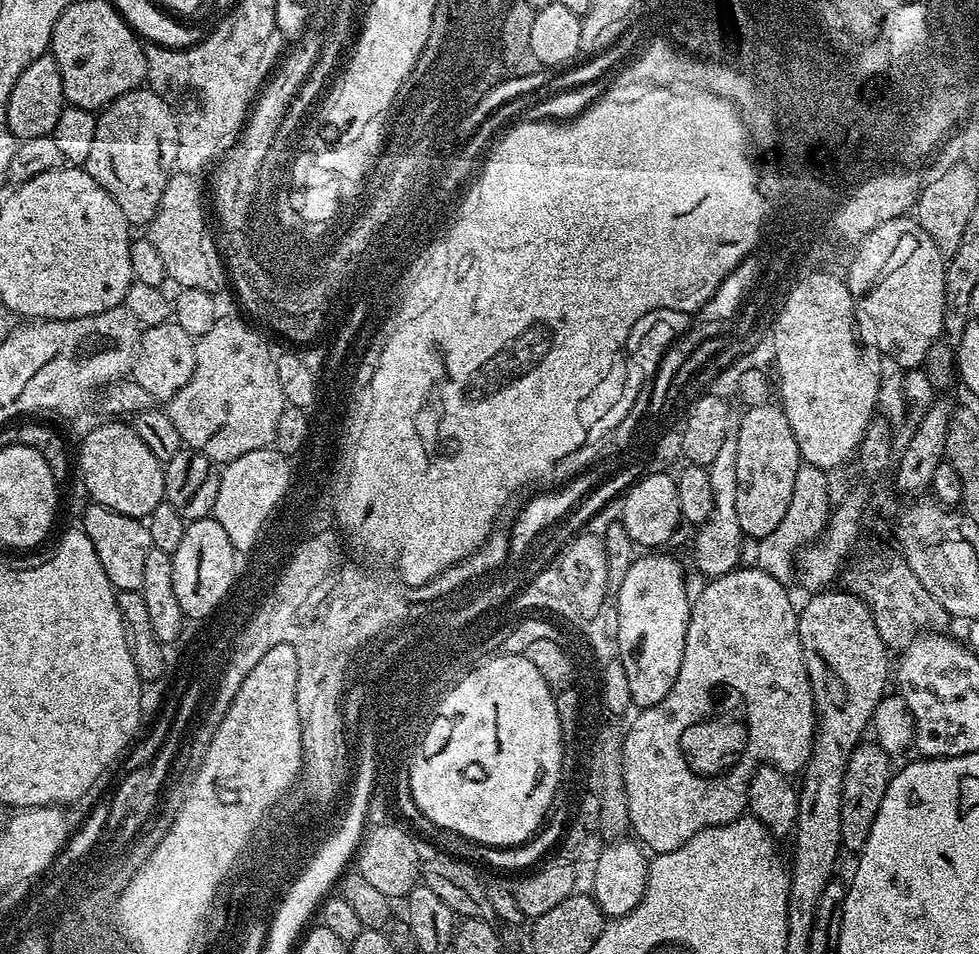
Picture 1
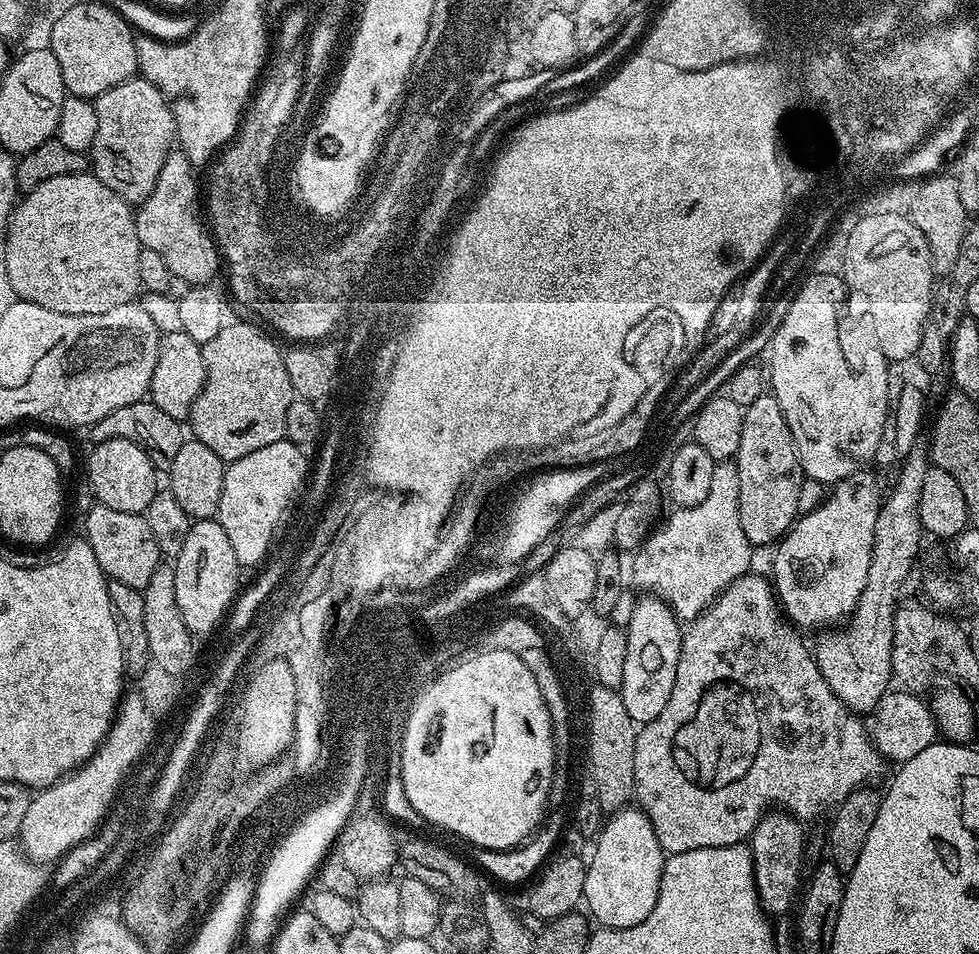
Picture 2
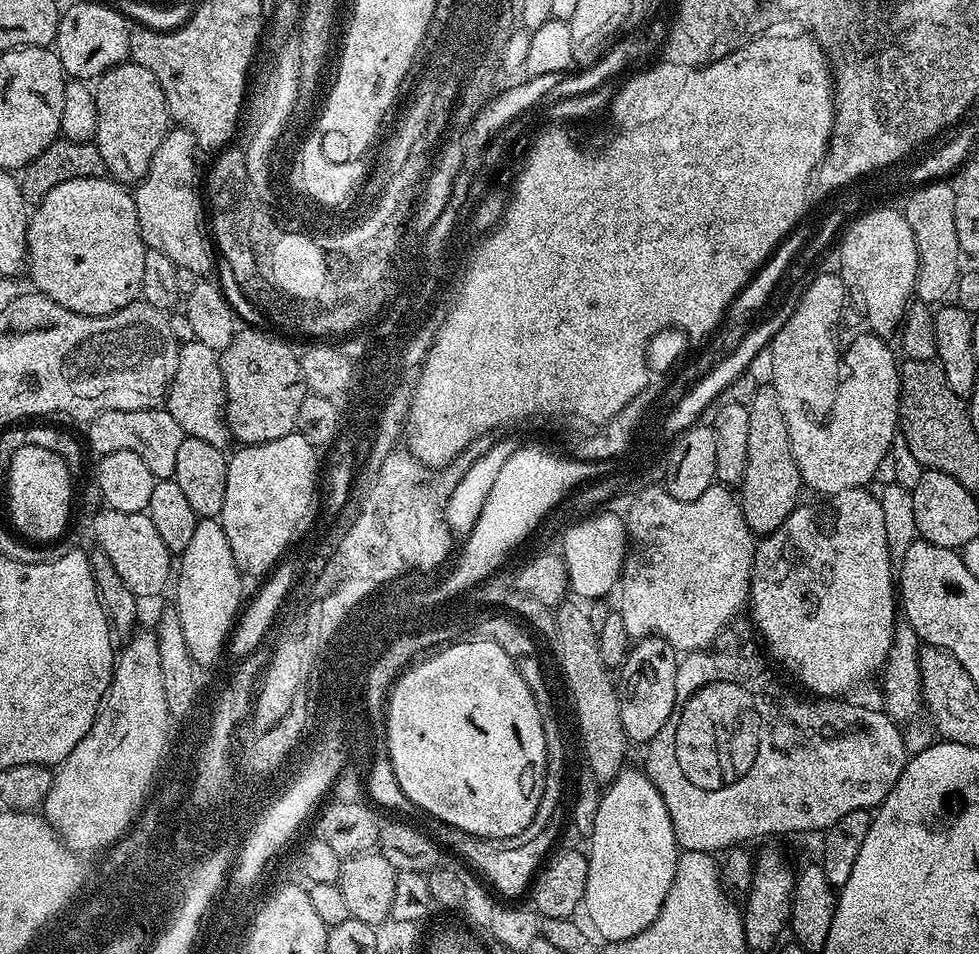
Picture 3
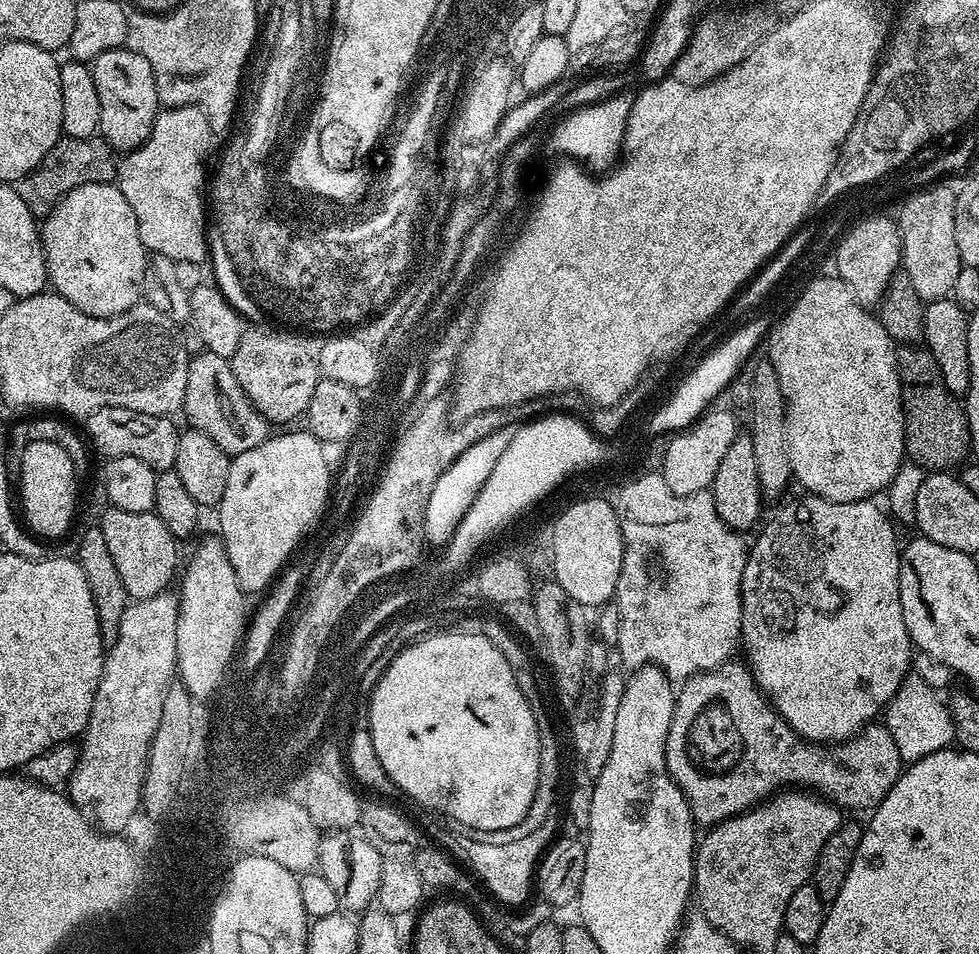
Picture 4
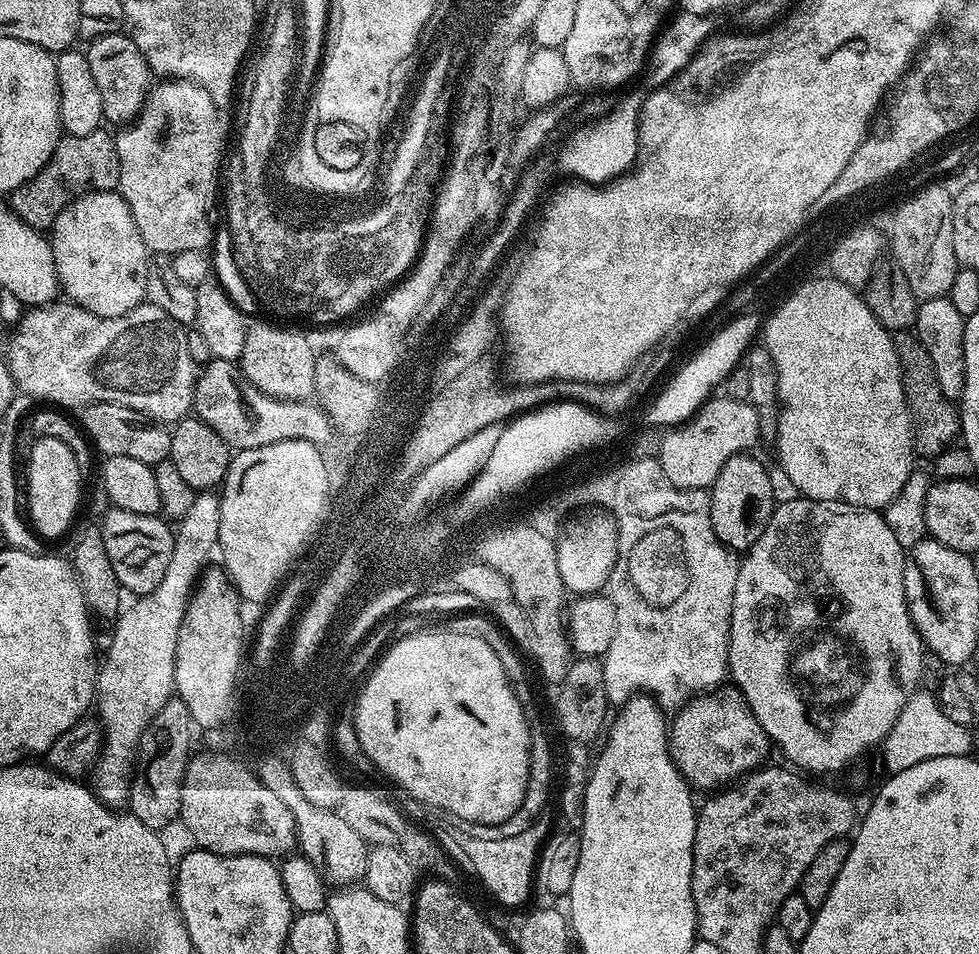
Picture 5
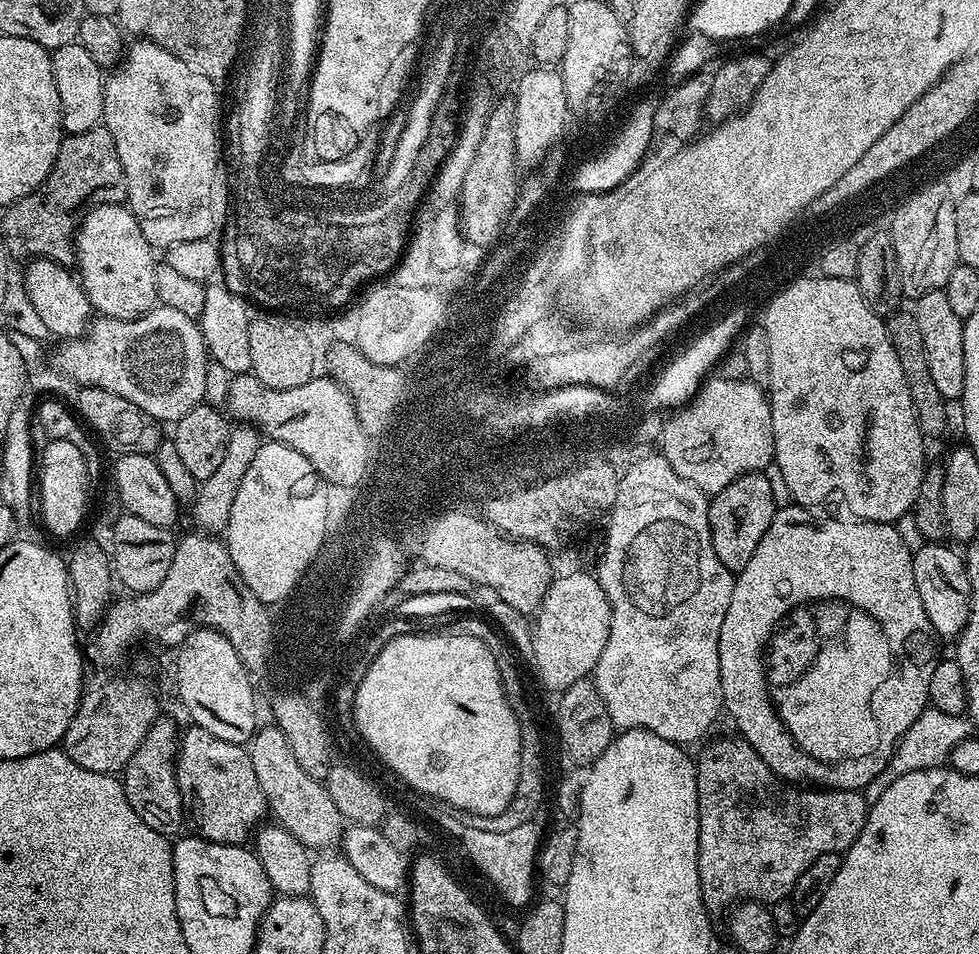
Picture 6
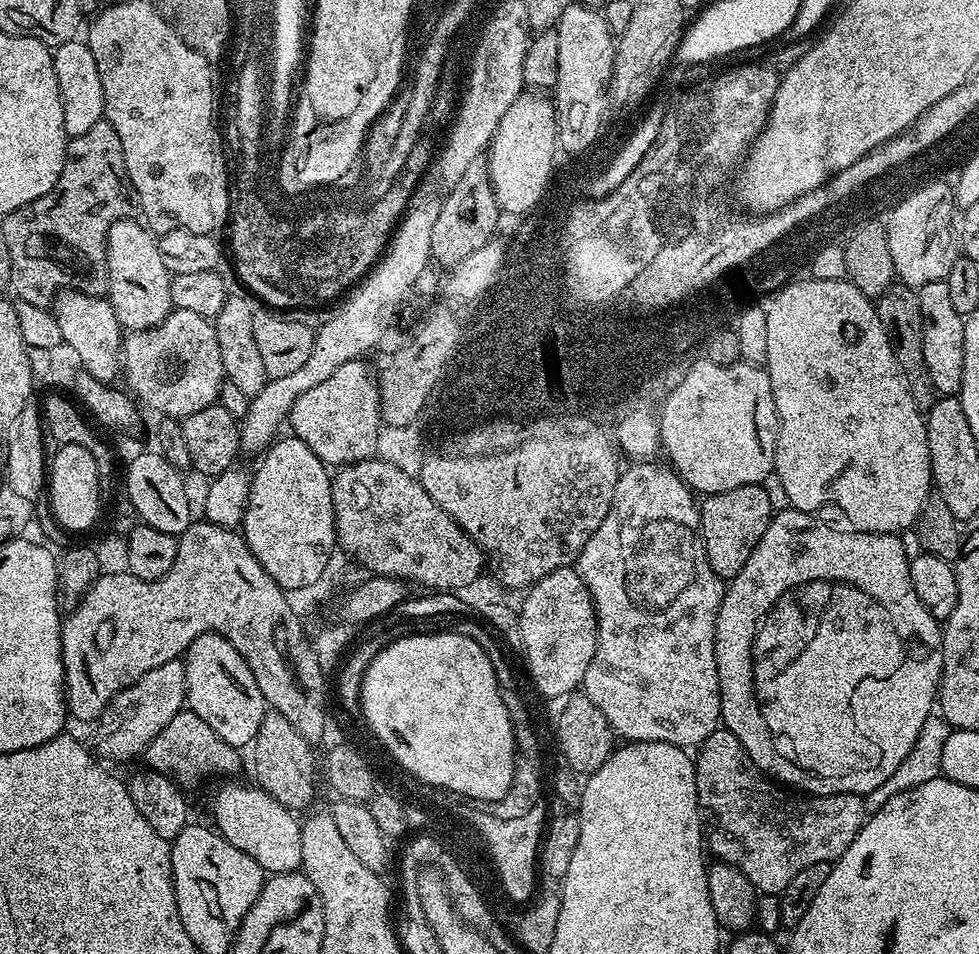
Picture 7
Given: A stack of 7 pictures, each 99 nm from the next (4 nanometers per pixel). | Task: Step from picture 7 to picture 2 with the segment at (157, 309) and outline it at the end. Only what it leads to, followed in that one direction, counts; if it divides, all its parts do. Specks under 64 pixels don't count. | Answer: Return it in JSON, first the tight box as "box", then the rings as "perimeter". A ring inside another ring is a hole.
{"box":[3,172,141,314],"perimeter":[[[88,172],[46,178],[42,186],[23,193],[3,240],[4,272],[13,297],[46,306],[46,310],[58,310],[58,314],[106,314],[114,306],[133,303],[141,291],[138,278],[141,246],[133,209],[123,197]]]}

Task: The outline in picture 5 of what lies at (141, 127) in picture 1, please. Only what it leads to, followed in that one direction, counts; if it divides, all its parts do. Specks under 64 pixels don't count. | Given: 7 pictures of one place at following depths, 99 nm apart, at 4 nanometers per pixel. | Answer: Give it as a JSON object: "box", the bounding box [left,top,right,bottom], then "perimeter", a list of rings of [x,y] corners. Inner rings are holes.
{"box":[84,31,152,124],"perimeter":[[[123,31],[93,37],[89,44],[84,53],[103,100],[105,121],[117,124],[131,121],[144,104],[152,80],[147,60],[138,49],[138,44]]]}

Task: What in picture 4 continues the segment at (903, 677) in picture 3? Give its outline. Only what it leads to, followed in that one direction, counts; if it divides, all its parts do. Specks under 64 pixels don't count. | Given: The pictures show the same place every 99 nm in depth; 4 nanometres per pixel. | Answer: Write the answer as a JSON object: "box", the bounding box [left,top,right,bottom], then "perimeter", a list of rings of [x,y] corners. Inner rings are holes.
{"box":[884,672,955,764],"perimeter":[[[916,672],[909,673],[898,693],[888,703],[884,711],[884,725],[894,738],[901,761],[906,764],[940,752],[955,739],[955,724],[947,703],[943,703],[937,692]]]}

